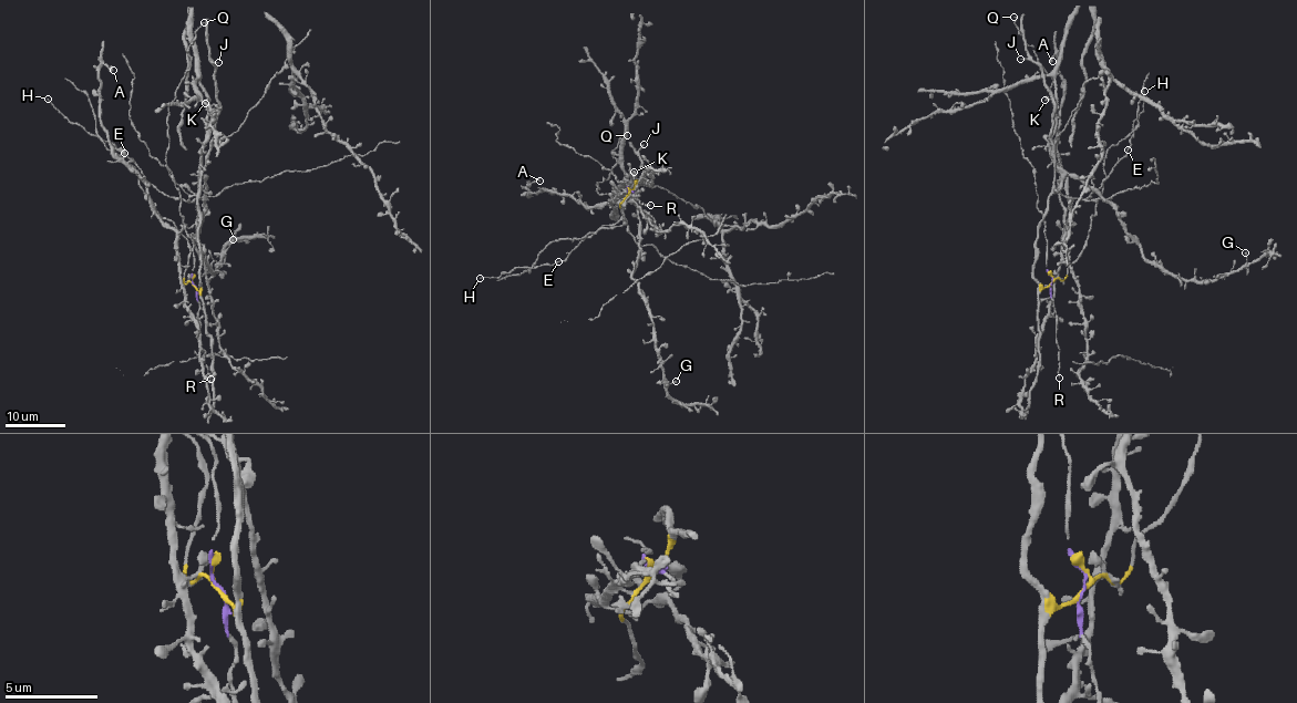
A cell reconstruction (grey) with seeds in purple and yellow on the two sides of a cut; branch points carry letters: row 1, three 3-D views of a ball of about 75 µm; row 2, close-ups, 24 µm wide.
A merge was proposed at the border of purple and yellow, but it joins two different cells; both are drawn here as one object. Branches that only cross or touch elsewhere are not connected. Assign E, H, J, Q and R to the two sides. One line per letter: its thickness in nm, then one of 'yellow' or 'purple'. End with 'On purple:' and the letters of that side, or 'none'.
E: 150 nm thick; yellow
H: 140 nm thick; yellow
J: 130 nm thick; yellow
Q: 100 nm thick; yellow
R: 150 nm thick; purple
On purple: R

